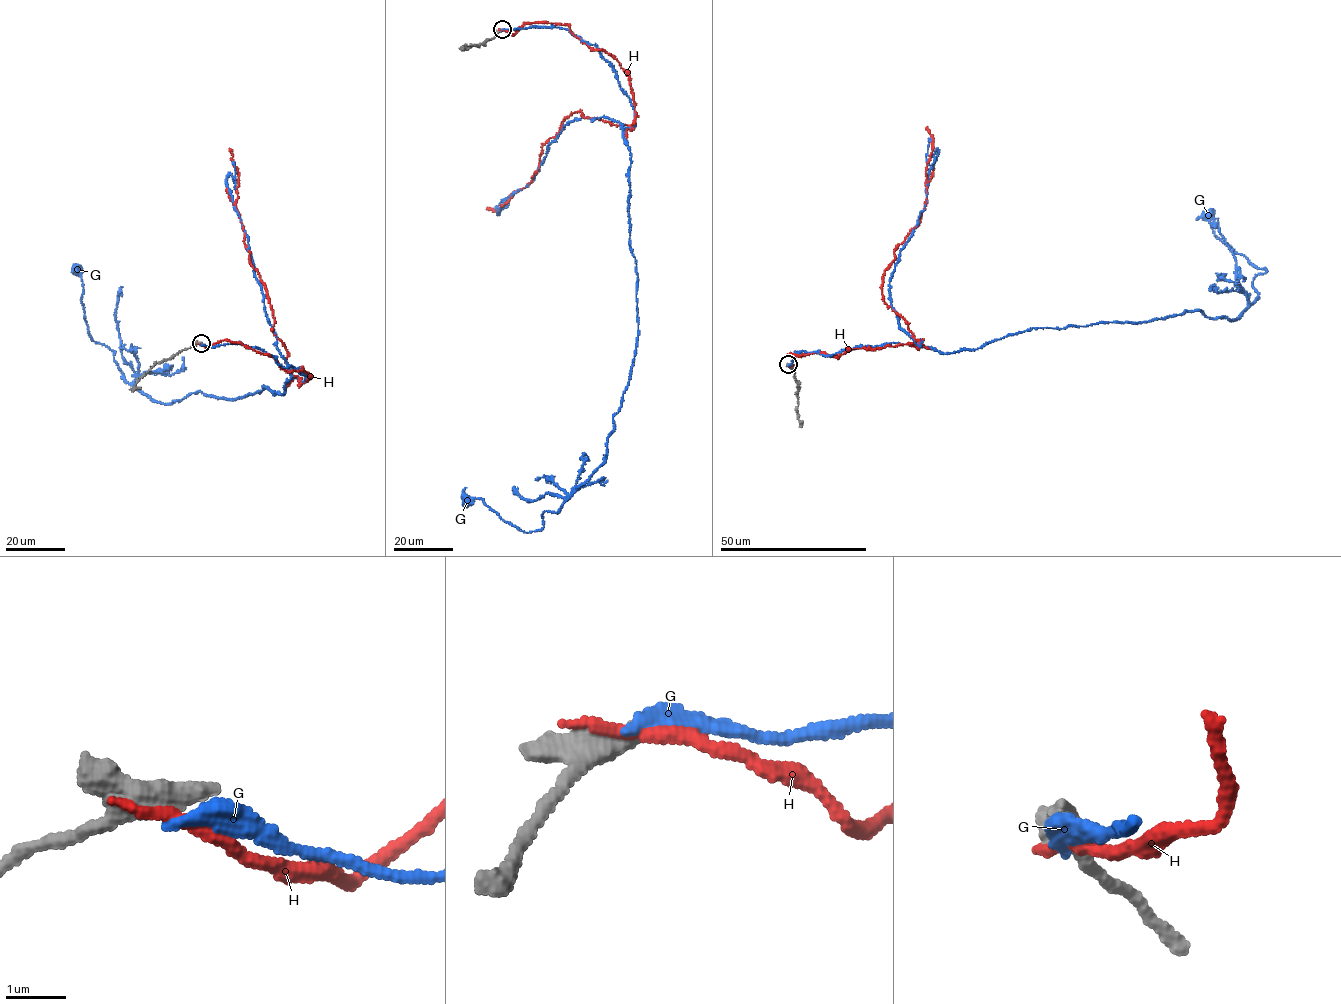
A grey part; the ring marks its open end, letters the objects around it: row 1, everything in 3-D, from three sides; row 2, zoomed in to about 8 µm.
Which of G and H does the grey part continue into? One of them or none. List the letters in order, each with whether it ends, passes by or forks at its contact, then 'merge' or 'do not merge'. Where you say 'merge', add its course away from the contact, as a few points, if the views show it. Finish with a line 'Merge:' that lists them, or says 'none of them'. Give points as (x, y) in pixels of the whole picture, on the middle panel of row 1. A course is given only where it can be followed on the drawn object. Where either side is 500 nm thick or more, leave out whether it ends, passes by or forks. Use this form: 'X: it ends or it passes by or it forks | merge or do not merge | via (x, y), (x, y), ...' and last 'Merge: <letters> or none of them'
G: it ends | do not merge
H: it ends | do not merge
Merge: none of them

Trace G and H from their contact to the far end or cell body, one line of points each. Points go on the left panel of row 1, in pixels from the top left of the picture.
G: (201, 343), (259, 348), (305, 380), (155, 401), (93, 341), (76, 269)
H: (199, 343), (245, 345), (309, 377), (299, 385), (273, 331), (236, 208), (229, 148)

